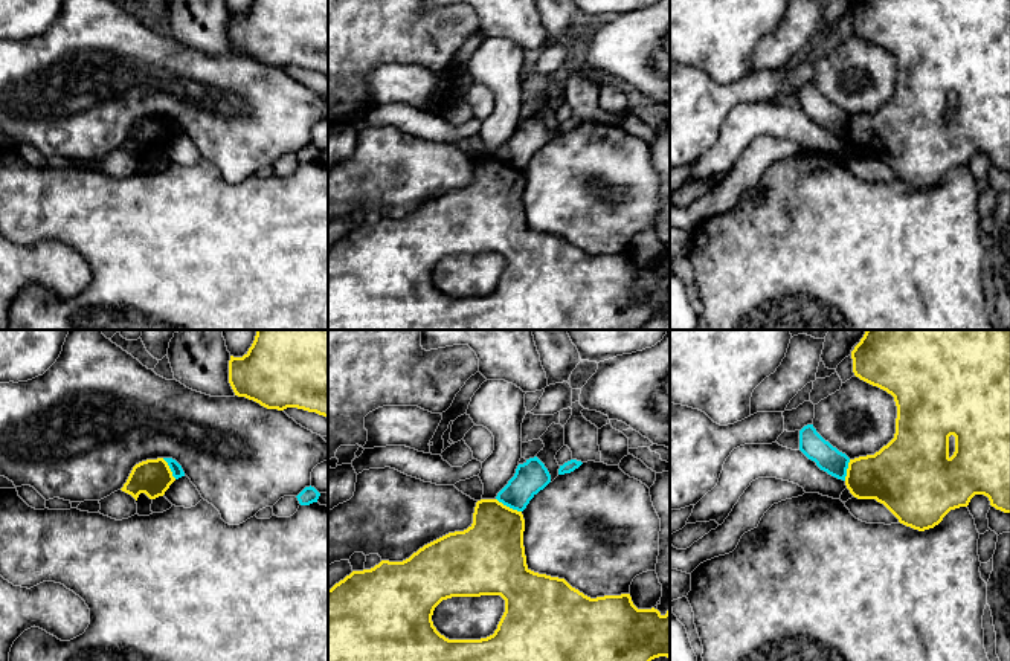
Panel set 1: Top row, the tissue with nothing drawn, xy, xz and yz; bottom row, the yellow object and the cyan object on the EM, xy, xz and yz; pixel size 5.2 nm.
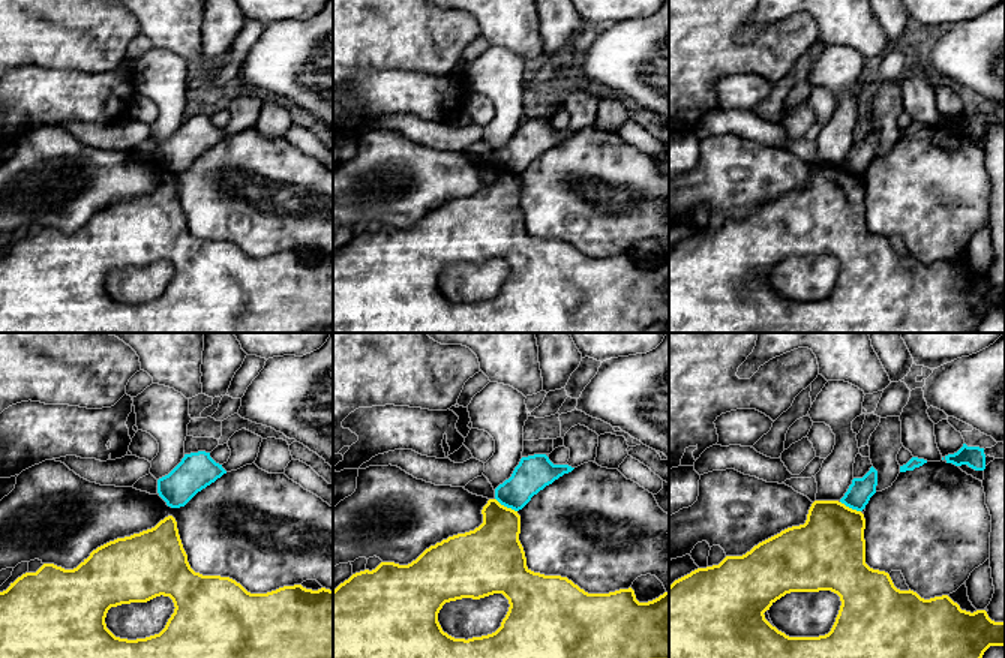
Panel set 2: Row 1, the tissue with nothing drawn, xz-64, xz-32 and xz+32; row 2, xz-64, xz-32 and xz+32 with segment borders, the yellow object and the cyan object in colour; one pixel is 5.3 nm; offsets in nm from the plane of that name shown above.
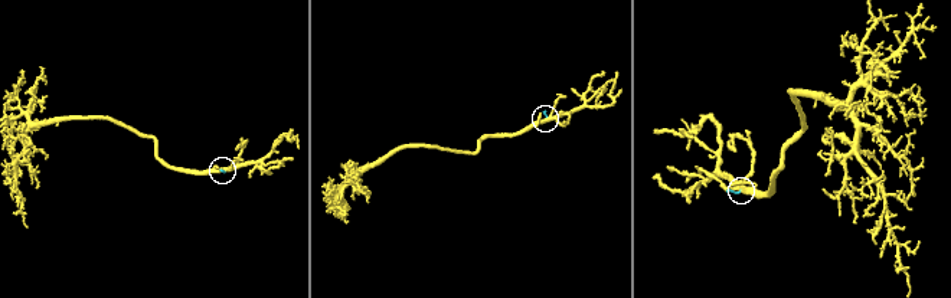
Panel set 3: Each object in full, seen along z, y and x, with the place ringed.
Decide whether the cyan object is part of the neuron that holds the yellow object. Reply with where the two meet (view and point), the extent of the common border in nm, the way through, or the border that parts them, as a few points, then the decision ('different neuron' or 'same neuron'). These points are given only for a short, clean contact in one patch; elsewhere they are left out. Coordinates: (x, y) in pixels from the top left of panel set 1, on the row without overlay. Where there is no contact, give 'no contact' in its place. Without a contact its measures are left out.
contact xz (508, 165); length 150 nm; border xz (496, 156), (521, 170); different neuron

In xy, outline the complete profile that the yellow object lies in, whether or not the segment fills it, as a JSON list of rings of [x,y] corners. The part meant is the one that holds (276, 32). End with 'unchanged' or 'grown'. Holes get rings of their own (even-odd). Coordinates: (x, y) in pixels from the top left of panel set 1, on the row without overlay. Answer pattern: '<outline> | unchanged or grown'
[[[253,0],[243,15],[230,14],[229,41],[235,53],[267,67],[298,66],[328,76],[328,0]]] | unchanged

